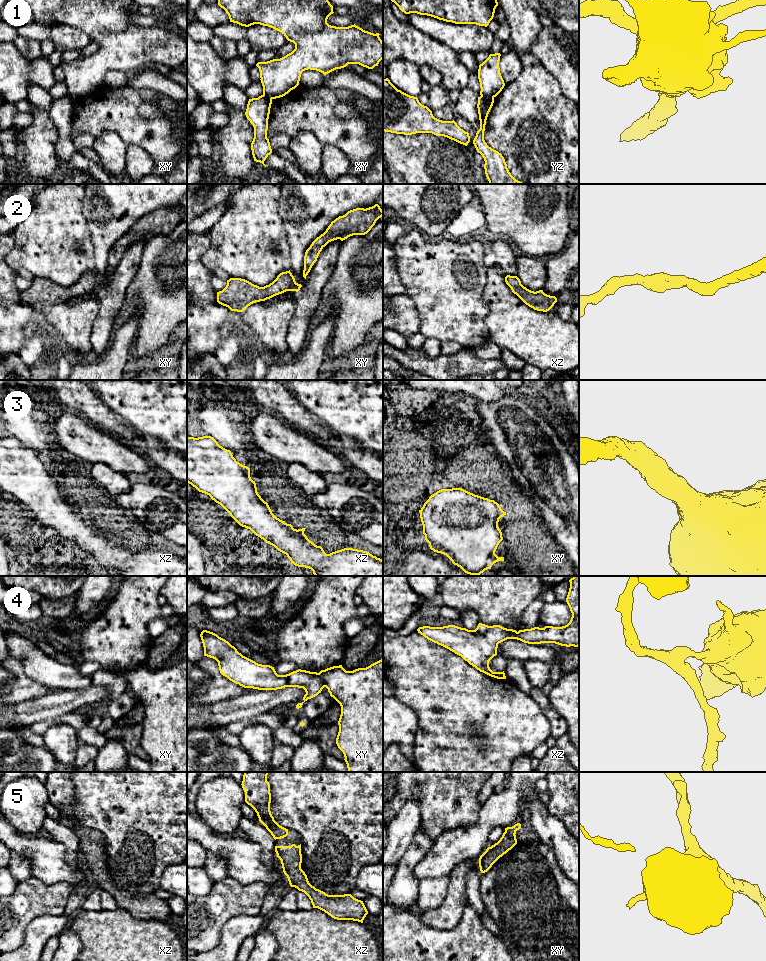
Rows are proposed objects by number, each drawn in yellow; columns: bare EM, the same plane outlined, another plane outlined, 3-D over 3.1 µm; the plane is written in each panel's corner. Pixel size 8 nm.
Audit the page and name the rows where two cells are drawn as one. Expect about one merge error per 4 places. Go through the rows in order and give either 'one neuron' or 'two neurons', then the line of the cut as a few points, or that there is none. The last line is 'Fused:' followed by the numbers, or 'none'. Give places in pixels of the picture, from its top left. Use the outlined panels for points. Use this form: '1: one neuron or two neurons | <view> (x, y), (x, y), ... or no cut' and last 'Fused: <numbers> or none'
1: two neurons | yz (481, 95), (493, 97)
2: one neuron | no cut
3: one neuron | no cut
4: two neurons | xy (318, 673), (324, 686)
5: one neuron | no cut
Fused: 1, 4

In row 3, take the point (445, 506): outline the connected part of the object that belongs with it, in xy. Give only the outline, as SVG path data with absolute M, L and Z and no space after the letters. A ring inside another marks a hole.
M462 488L441 489L429 497L419 512L430 549L446 555L465 573L478 576L491 569L494 563L504 561L504 557L498 557L495 551L503 540L498 522L506 512L494 500Z

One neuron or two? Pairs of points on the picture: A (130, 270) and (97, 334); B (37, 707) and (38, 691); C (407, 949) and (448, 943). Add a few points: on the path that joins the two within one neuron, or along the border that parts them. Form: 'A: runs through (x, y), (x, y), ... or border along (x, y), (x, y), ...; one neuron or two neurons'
A: runs through (117, 286), (105, 318); one neuron
B: border along (51, 692), (15, 703); two neurons
C: runs through (417, 941), (420, 943), (438, 943); one neuron

